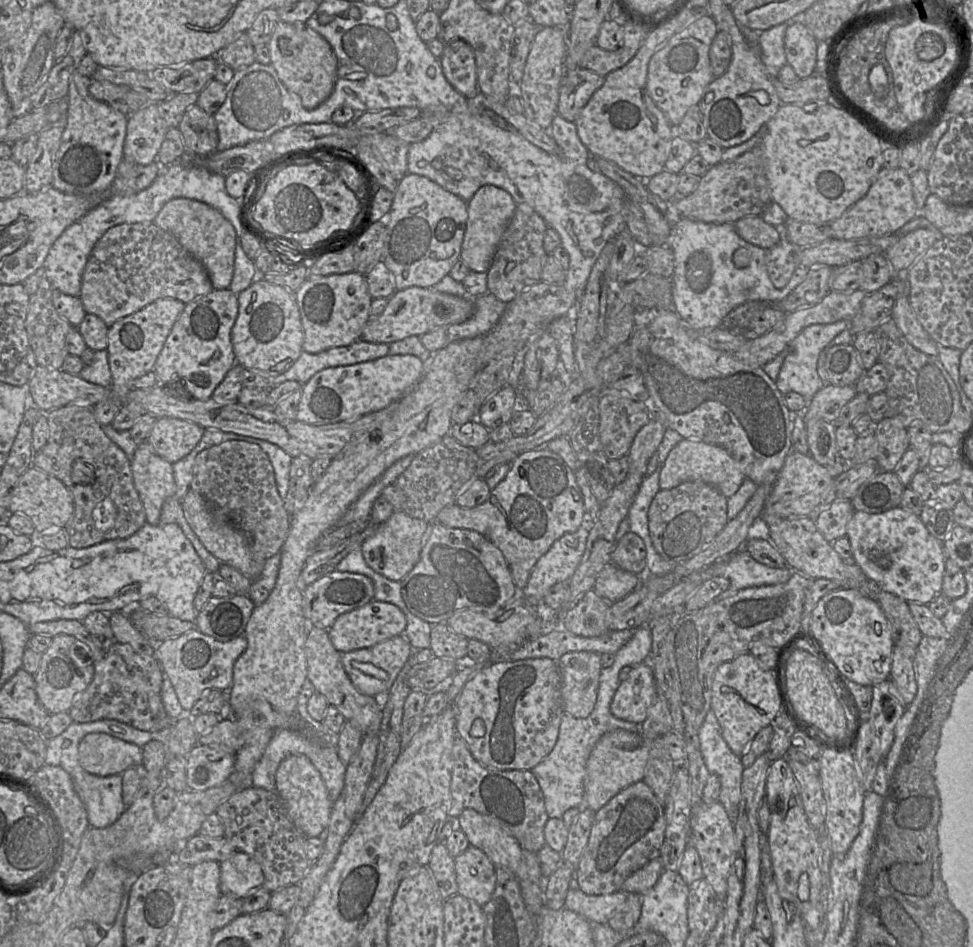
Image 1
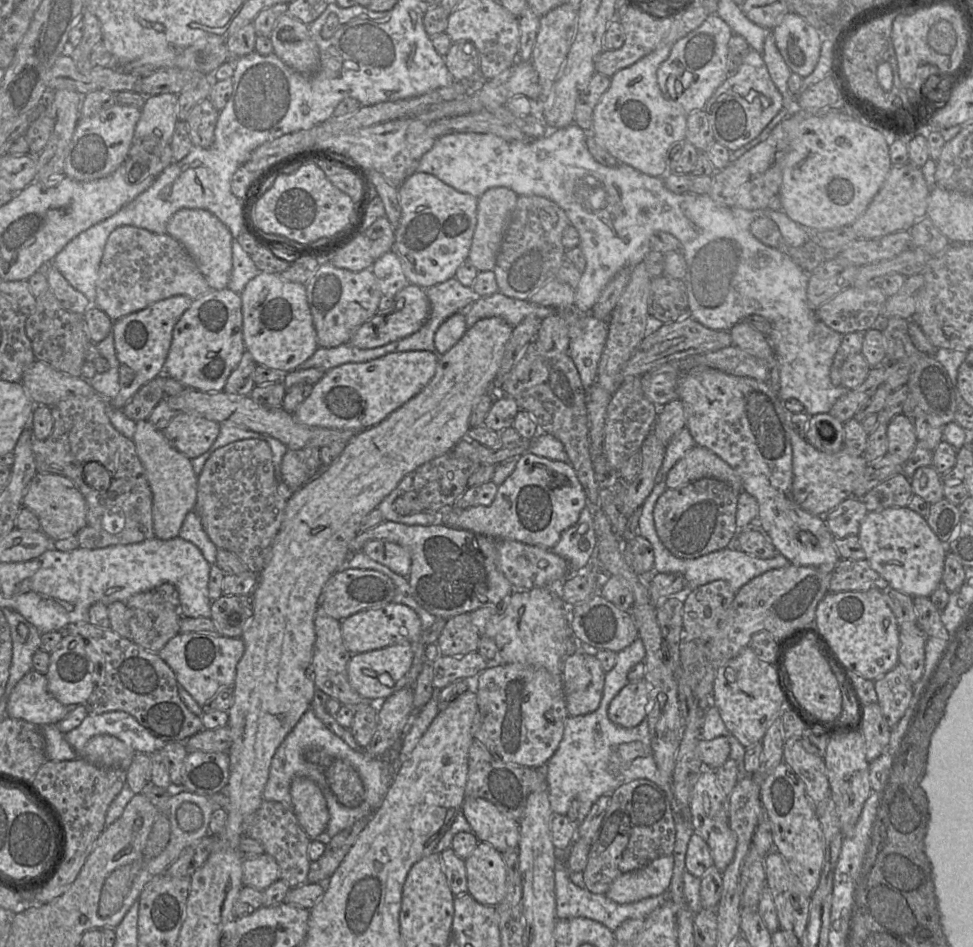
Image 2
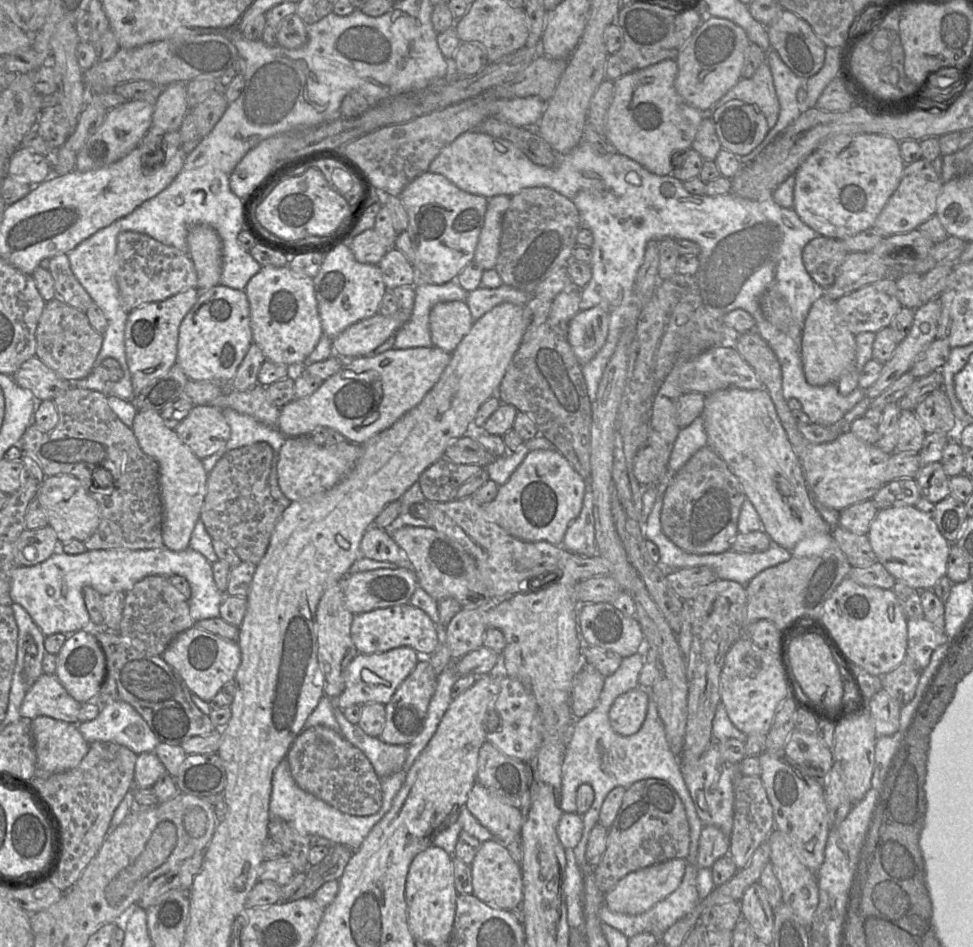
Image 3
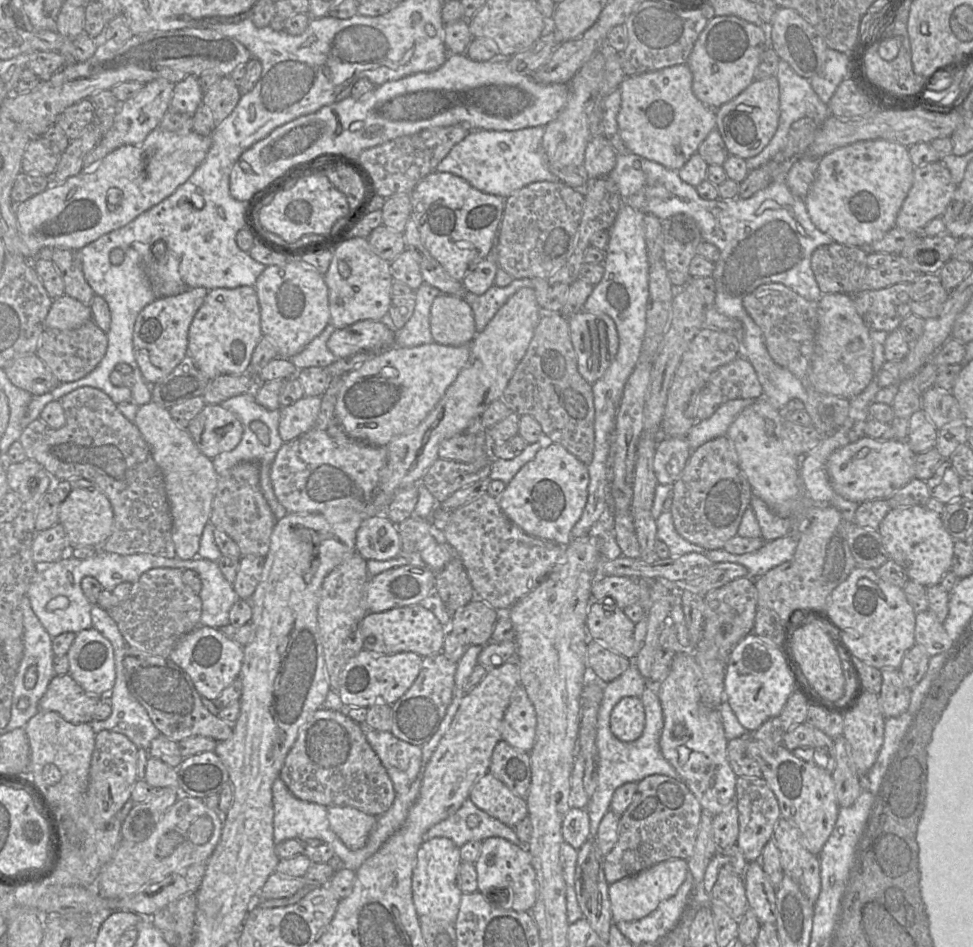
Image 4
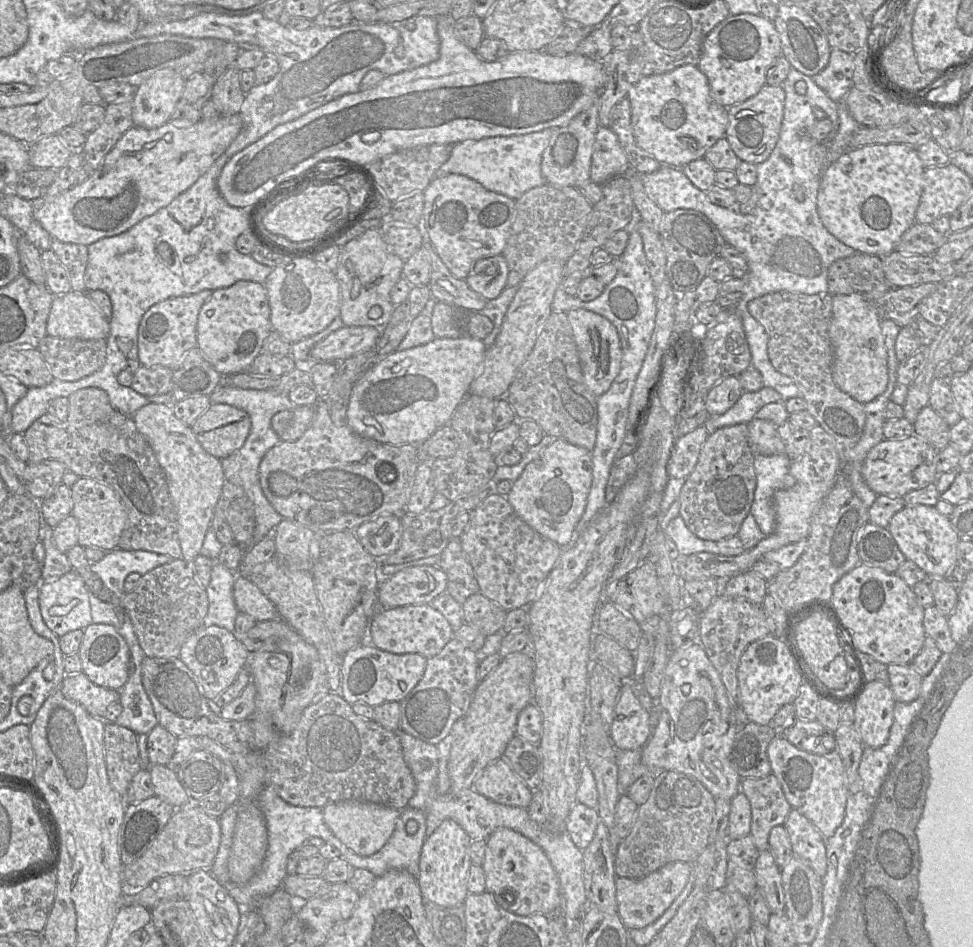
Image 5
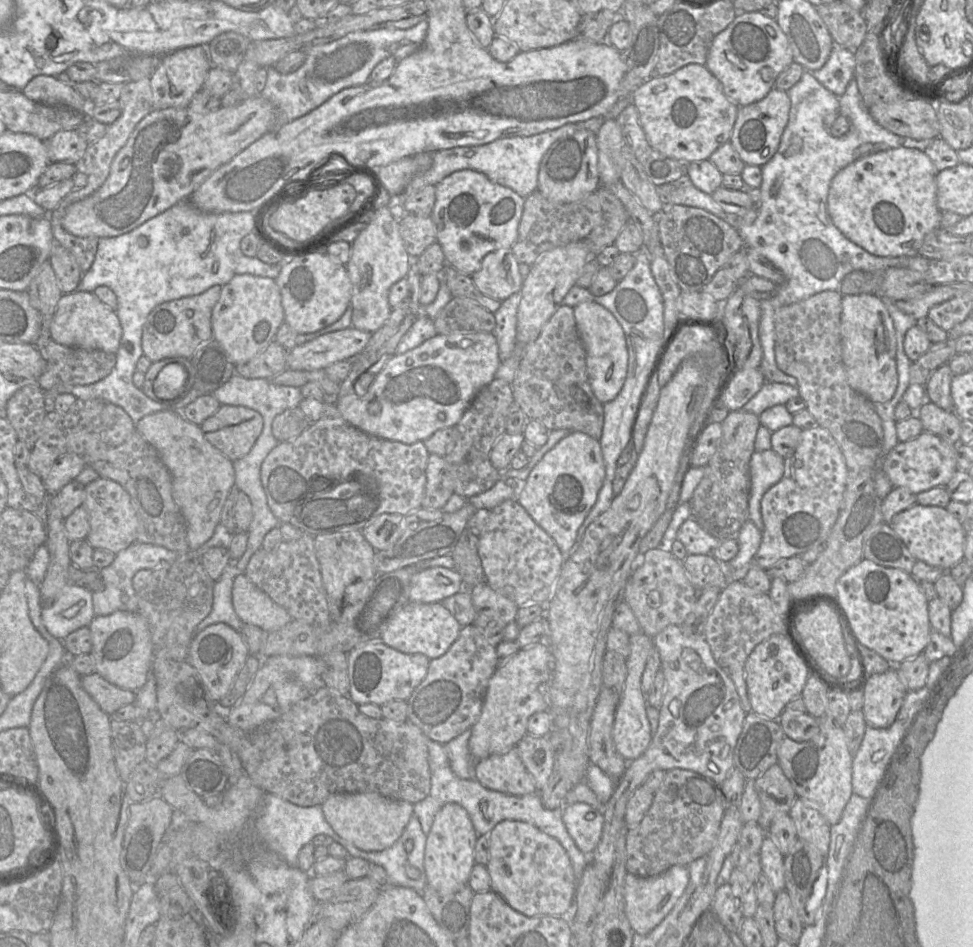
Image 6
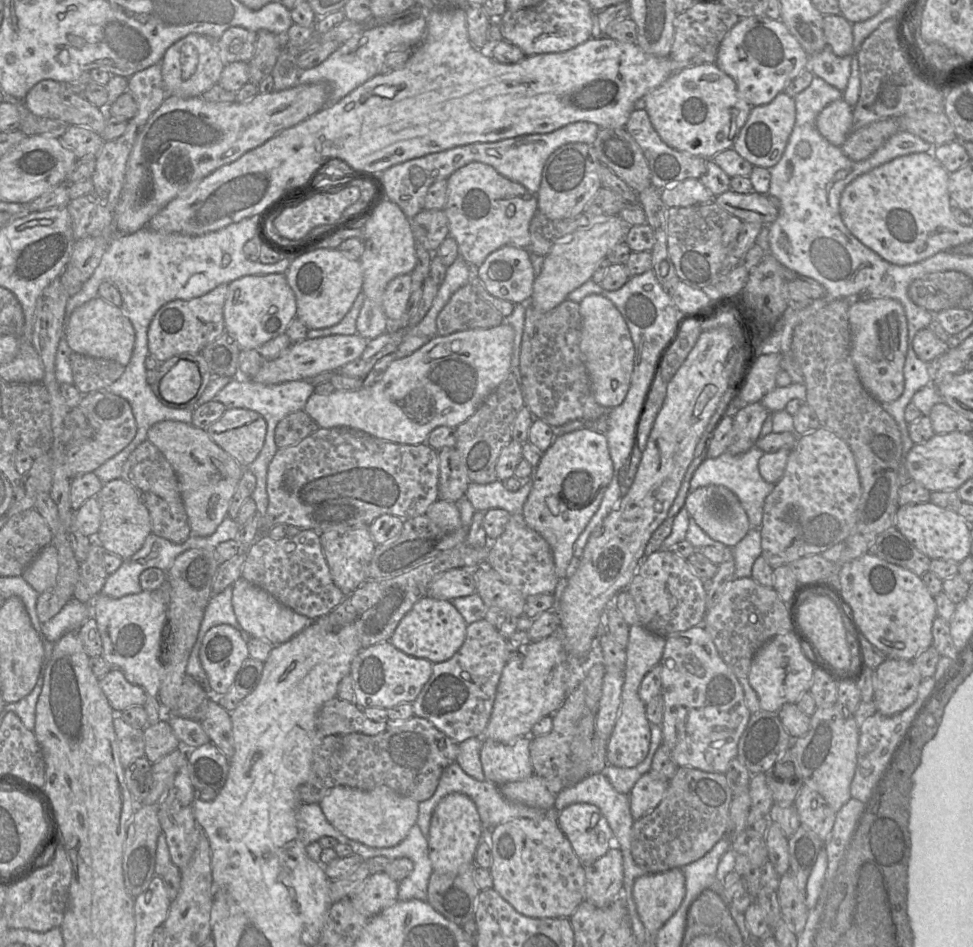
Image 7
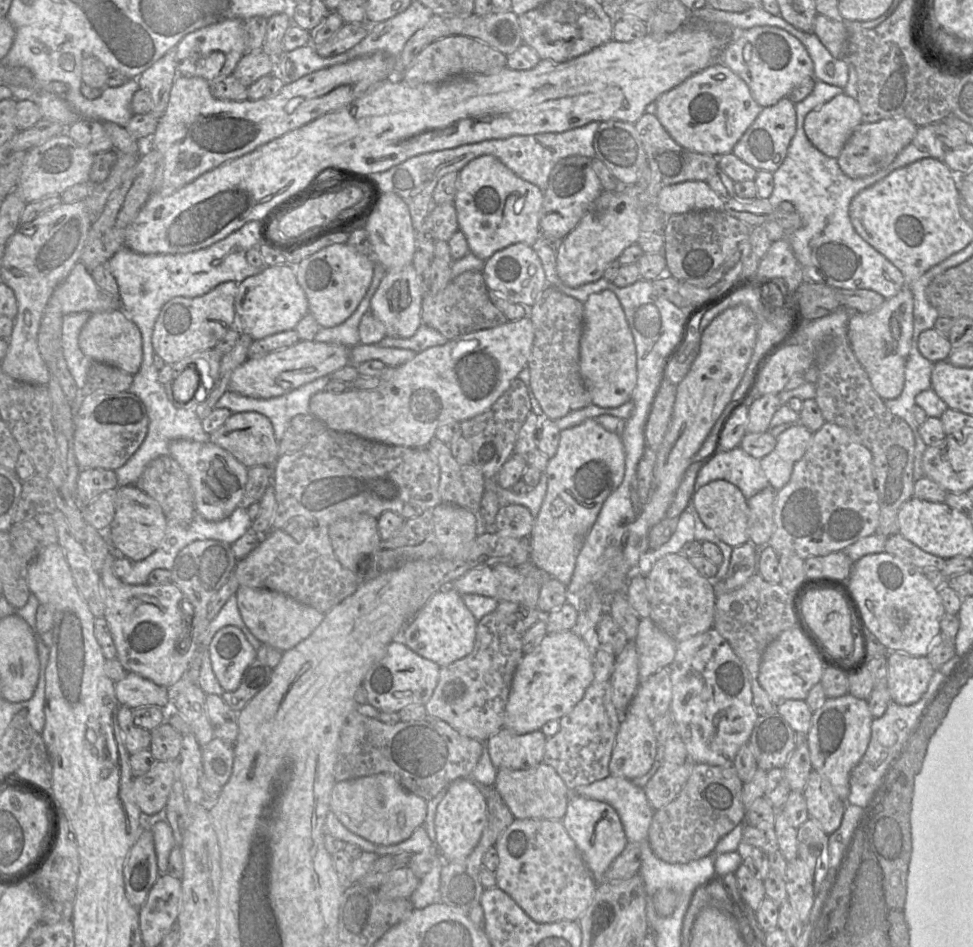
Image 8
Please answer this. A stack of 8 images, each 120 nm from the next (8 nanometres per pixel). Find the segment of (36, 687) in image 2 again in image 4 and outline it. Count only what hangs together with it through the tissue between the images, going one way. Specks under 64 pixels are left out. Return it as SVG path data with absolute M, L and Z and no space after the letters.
M69 674L55 675L39 701L39 710L55 711L73 724L90 723L100 701L87 693Z

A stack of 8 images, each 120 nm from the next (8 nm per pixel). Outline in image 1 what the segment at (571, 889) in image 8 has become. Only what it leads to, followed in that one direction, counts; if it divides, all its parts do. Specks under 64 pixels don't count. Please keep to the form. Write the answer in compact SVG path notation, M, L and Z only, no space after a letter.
M469 846L454 858L457 894L483 906L492 897L497 867L479 848Z

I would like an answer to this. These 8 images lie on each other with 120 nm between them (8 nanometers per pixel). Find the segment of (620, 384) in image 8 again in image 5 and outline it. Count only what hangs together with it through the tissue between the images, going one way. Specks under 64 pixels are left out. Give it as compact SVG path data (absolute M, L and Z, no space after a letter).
M572 309L568 320L573 330L584 381L595 396L604 394L611 386L621 368L621 342L616 327L604 316L583 309Z

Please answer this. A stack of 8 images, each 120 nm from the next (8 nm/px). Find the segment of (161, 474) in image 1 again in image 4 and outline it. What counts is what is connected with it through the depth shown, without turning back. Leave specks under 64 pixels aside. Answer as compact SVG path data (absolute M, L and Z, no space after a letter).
M154 402L139 406L134 423L149 445L152 456L164 476L176 556L183 560L198 557L200 538L205 525L209 522L218 485L219 476L212 459L198 449L186 428L174 423L167 408Z

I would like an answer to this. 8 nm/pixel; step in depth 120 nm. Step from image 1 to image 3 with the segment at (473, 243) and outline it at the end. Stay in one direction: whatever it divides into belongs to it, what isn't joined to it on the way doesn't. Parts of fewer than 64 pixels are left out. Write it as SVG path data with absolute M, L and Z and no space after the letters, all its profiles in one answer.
M497 195L488 199L487 211L479 235L474 261L484 270L495 269L502 236L502 223L511 196Z

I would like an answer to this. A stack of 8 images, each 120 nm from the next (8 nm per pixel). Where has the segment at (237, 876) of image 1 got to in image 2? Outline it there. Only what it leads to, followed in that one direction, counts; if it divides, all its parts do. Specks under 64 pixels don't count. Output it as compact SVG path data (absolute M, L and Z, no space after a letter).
M266 853L252 859L245 858L242 868L243 886L253 887L259 891L265 890L280 879L280 868L275 858Z

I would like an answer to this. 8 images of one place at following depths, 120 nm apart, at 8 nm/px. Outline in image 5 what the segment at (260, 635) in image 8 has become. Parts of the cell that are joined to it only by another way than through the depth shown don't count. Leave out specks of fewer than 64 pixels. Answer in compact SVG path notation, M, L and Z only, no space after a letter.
M237 576L233 596L238 611L249 614L256 621L281 619L275 605L247 576Z

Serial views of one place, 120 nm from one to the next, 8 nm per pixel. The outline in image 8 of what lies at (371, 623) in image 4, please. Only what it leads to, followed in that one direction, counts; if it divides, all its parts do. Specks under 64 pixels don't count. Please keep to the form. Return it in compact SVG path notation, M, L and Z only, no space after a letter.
M444 587L429 598L395 640L405 643L421 657L444 667L472 652L477 624L478 621L466 607L462 595L452 587Z

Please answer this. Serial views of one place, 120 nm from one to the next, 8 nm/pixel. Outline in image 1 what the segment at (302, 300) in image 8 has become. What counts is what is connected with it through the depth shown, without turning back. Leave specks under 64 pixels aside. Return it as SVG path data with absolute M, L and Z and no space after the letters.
M229 288L213 289L207 295L186 304L154 365L157 386L176 387L171 392L182 397L210 399L216 387L236 363L231 331L237 315L238 297Z

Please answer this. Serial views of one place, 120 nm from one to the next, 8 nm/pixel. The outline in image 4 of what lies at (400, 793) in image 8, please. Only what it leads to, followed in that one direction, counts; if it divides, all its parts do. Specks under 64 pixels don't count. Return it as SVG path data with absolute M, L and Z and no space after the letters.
M334 806L327 809L331 829L350 850L358 850L366 845L377 817L351 806Z

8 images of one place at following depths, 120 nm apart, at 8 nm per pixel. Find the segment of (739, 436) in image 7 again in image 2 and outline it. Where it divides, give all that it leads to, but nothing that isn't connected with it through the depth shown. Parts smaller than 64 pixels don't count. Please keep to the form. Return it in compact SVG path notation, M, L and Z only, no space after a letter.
M711 477L674 489L667 488L653 509L659 539L674 556L683 559L695 559L733 547L734 538L738 535L736 511L739 493L729 484Z

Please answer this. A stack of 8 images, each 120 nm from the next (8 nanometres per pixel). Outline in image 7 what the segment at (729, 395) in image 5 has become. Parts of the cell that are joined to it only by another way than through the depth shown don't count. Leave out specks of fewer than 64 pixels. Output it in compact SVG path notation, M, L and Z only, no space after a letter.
M782 353L758 356L751 365L738 393L737 405L760 402L776 385L776 375L782 369Z

